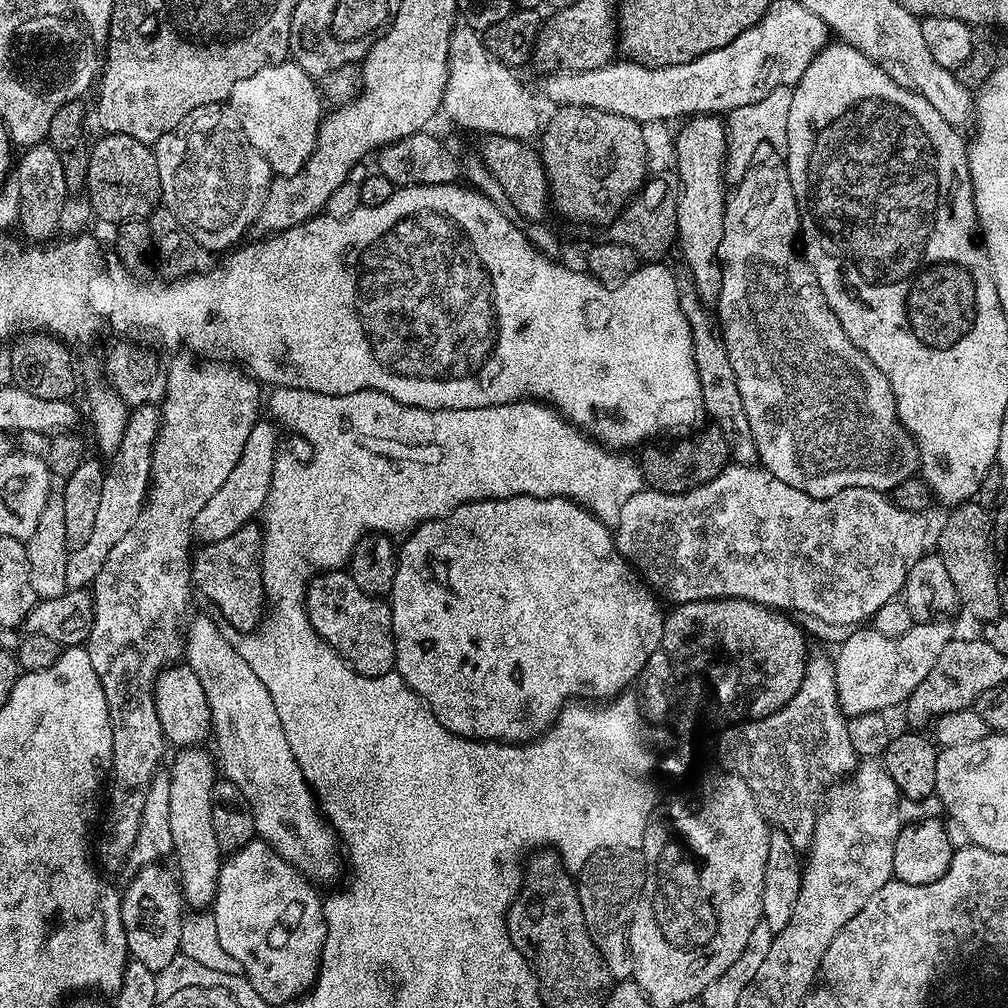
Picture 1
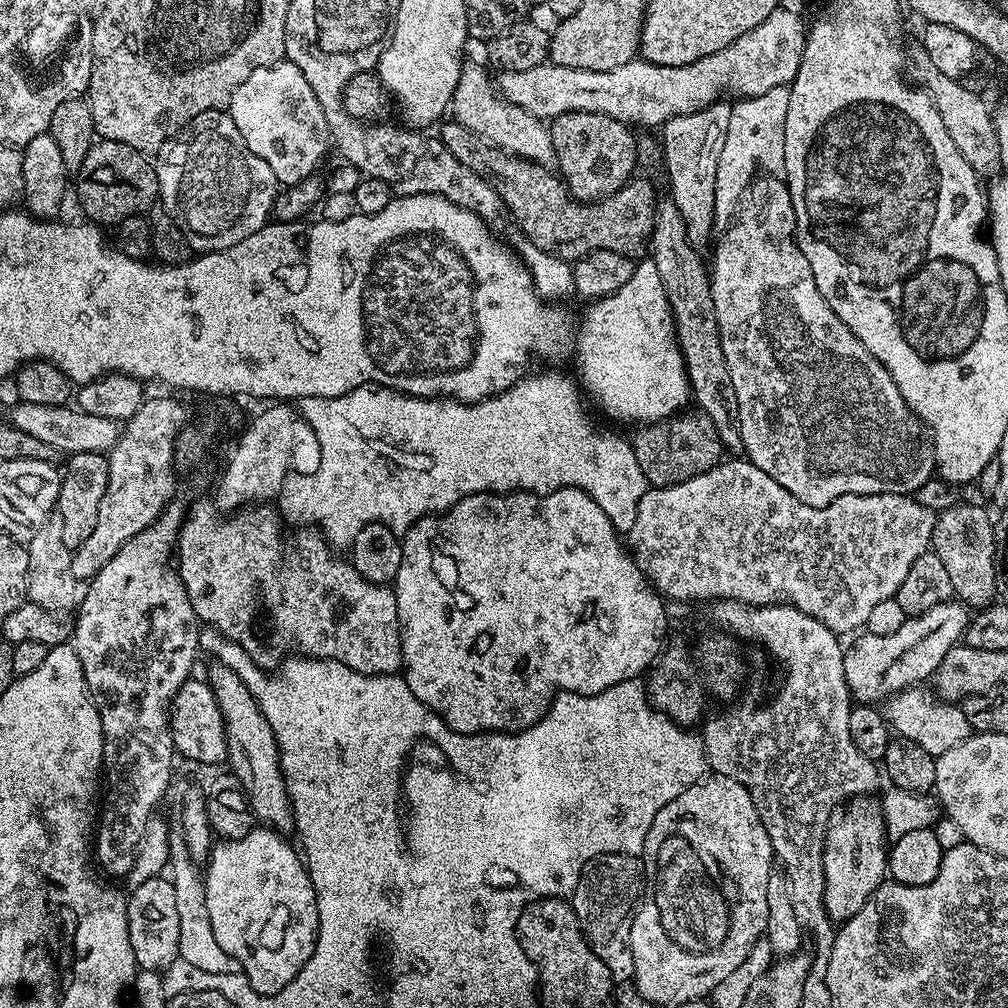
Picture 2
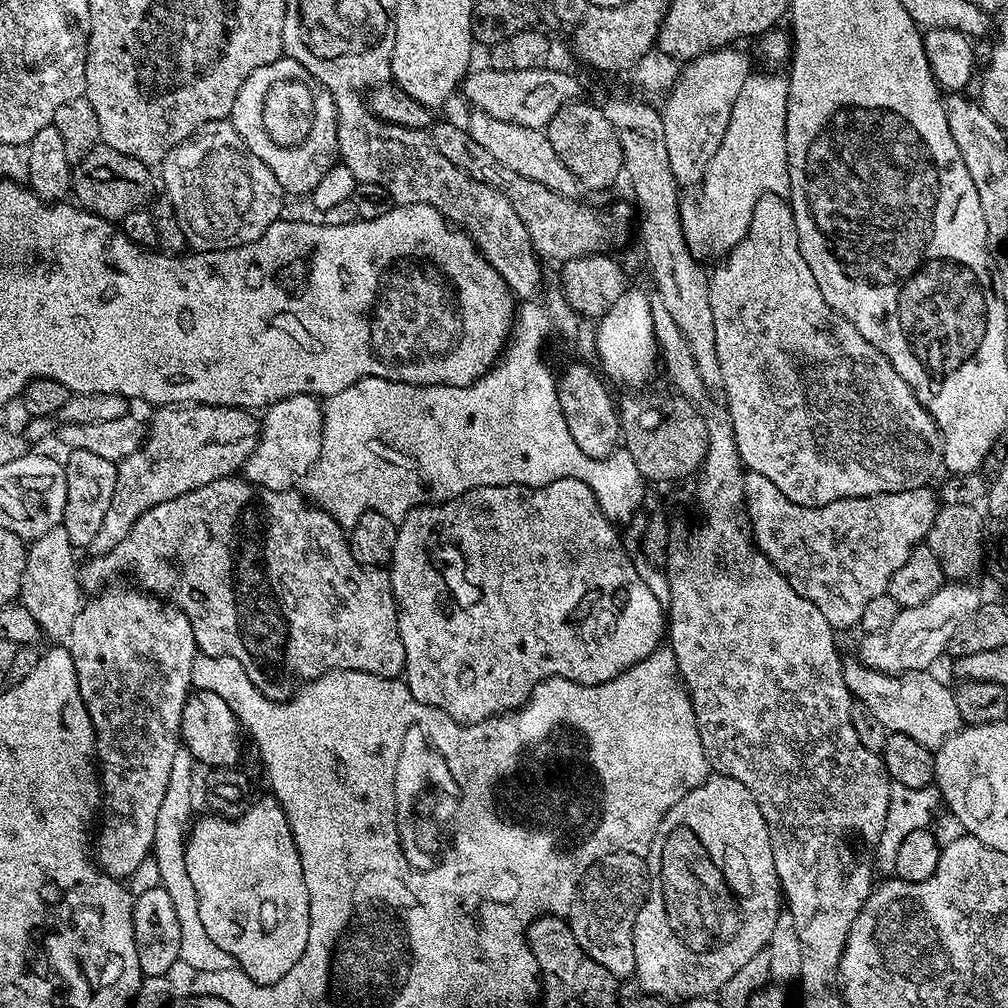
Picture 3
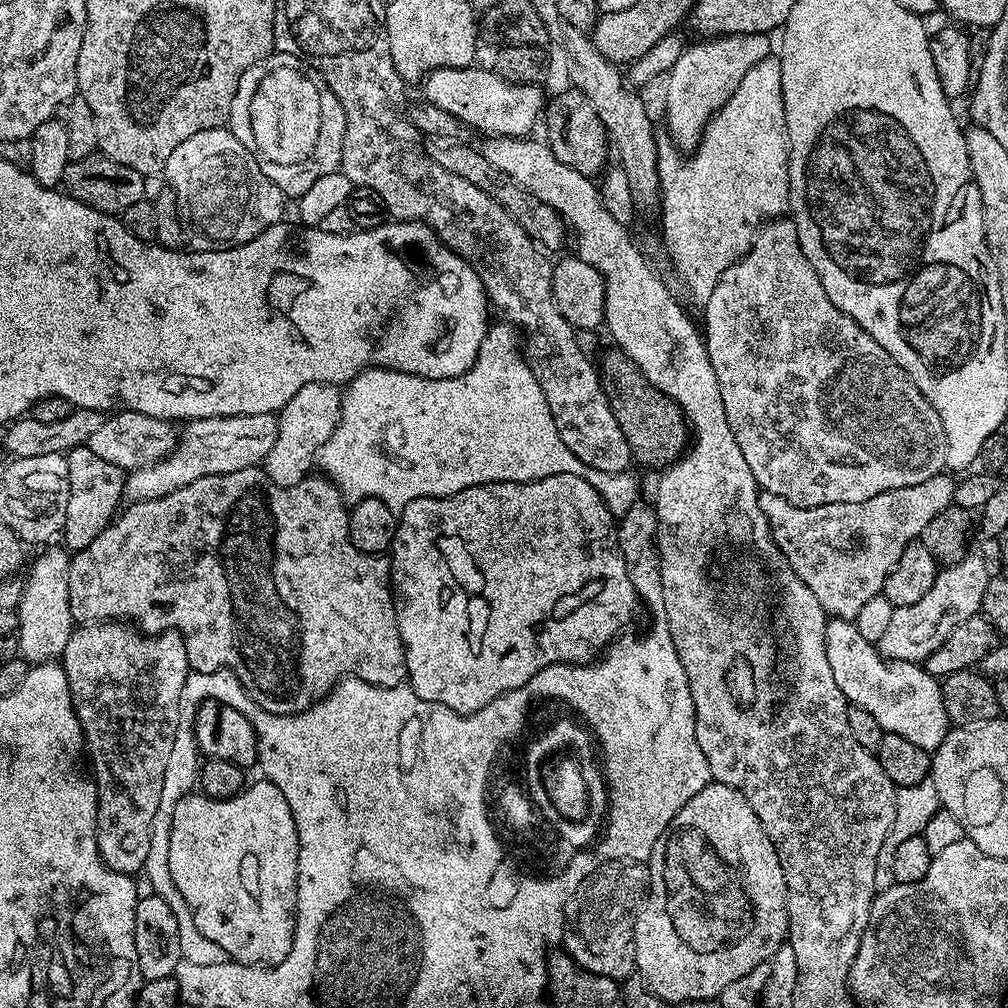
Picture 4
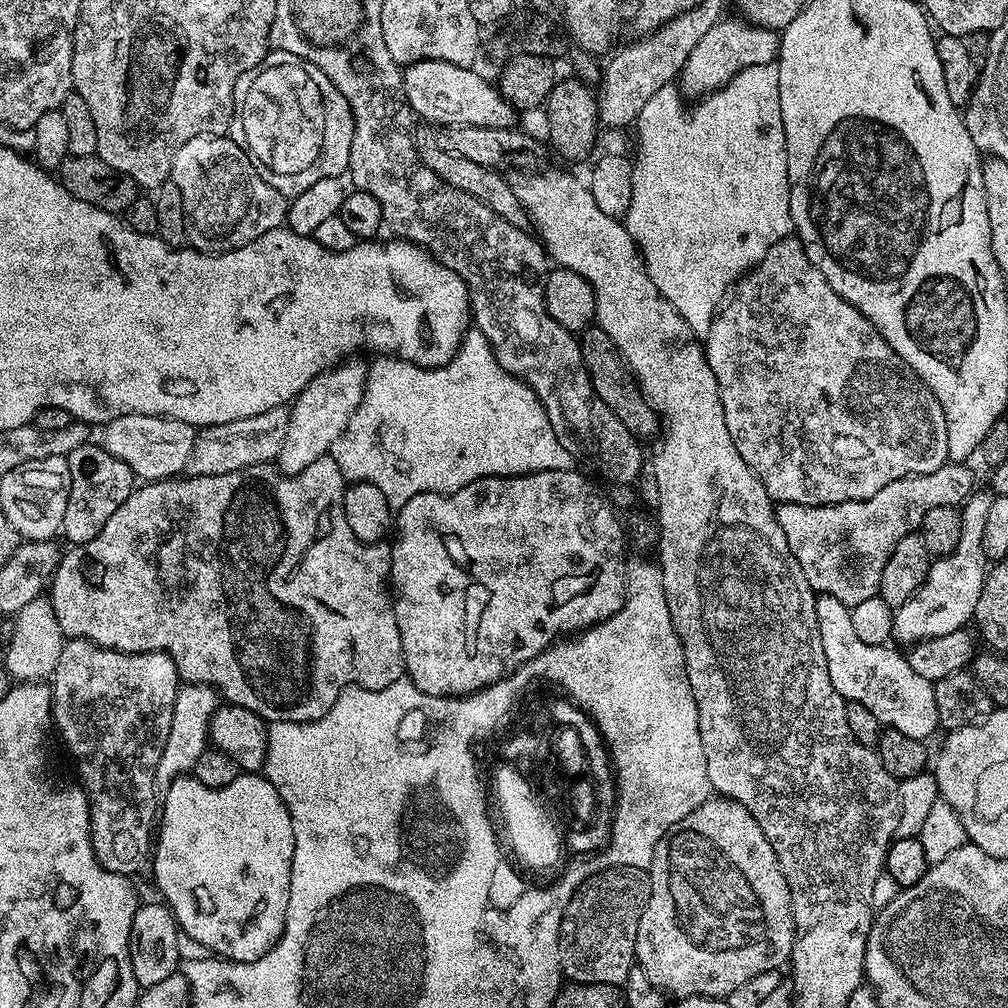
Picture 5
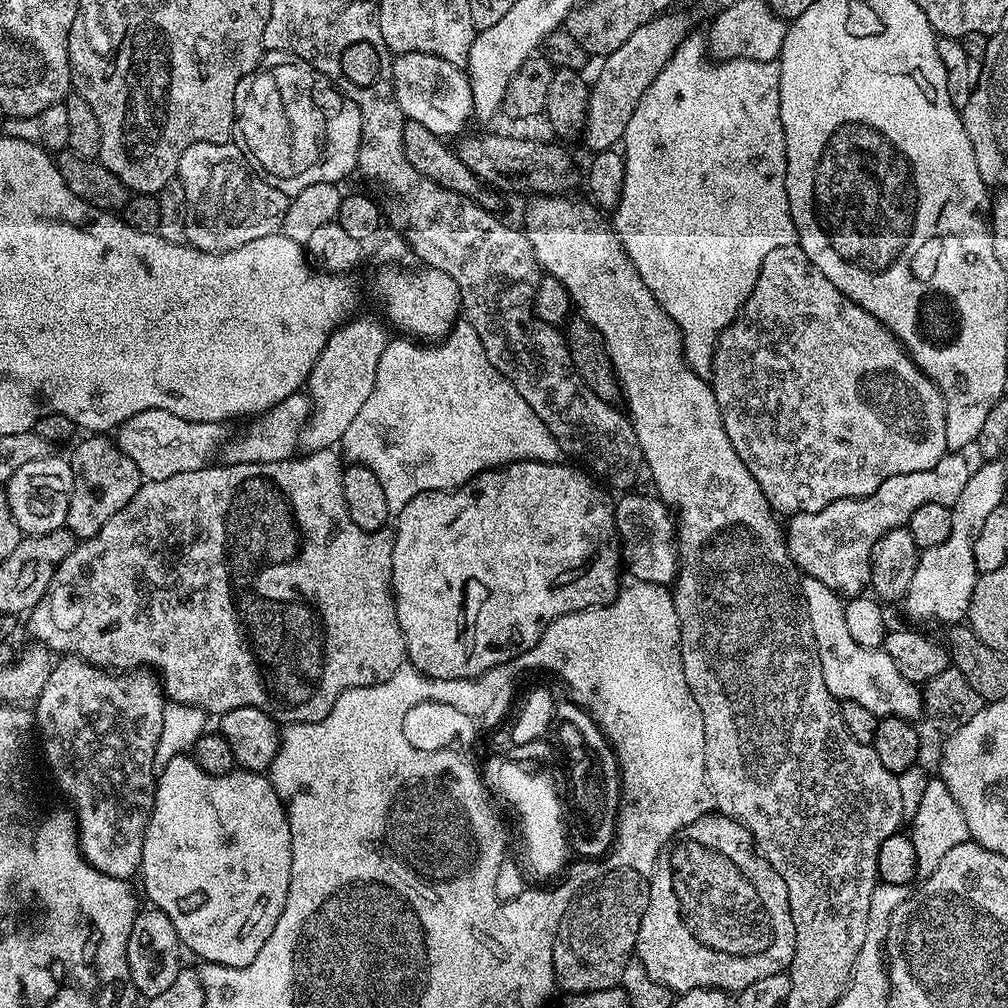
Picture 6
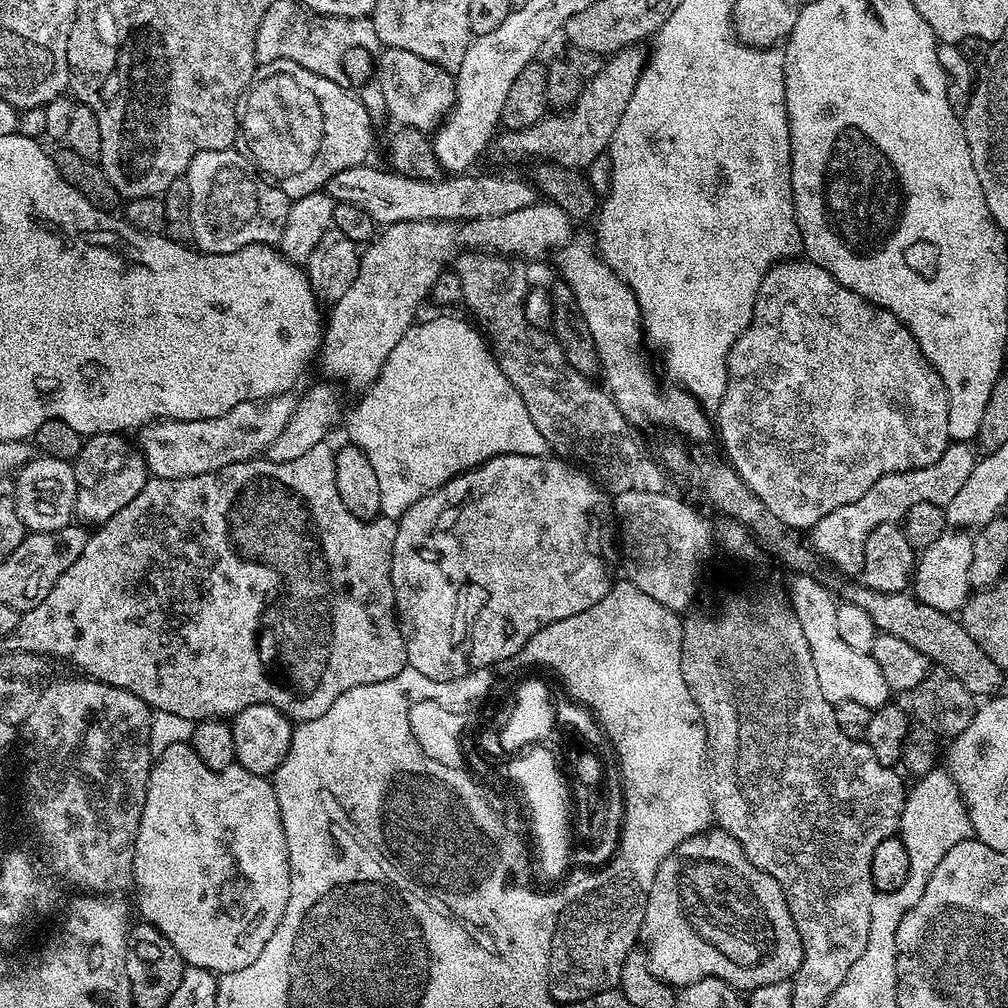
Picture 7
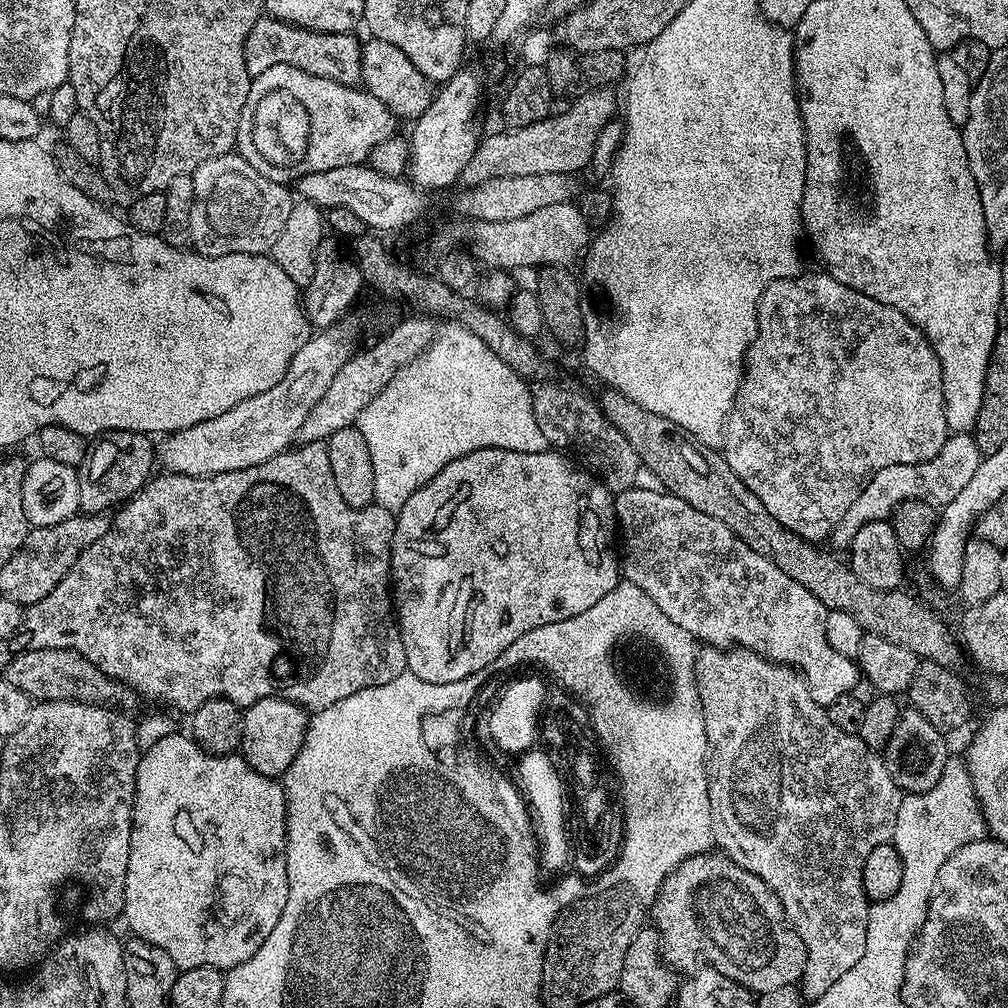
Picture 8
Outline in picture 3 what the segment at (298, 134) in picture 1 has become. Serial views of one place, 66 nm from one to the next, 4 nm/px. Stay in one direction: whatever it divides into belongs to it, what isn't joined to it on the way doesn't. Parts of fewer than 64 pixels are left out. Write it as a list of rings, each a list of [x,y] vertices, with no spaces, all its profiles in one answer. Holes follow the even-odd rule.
[[[242,82],[242,90],[238,90],[238,98],[234,98],[234,110],[230,117],[234,130],[238,130],[238,134],[242,138],[242,142],[251,145],[254,138],[252,136],[260,136],[267,142],[256,142],[251,145],[251,150],[260,150],[256,155],[262,158],[262,162],[266,166],[270,166],[270,170],[274,174],[274,178],[278,178],[278,182],[284,188],[285,193],[296,196],[303,194],[311,194],[315,187],[326,174],[328,169],[334,167],[338,163],[338,130],[336,129],[336,112],[324,112],[322,114],[322,122],[316,124],[314,132],[310,134],[310,138],[306,140],[306,144],[302,148],[292,148],[292,142],[274,142],[278,138],[274,138],[274,134],[270,132],[266,120],[266,116],[262,116],[260,112],[266,114],[266,106],[268,106],[268,98],[270,92],[250,92],[254,86],[254,82]],[[273,144],[284,144],[282,148],[275,148]]]

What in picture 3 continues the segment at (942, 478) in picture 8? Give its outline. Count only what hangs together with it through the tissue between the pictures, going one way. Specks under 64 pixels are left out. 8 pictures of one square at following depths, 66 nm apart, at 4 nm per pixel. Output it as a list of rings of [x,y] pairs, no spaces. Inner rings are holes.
[[[748,472],[744,478],[744,507],[748,509],[752,539],[760,553],[786,577],[798,594],[802,594],[802,598],[814,602],[814,606],[826,614],[826,622],[830,622],[834,630],[841,630],[855,629],[859,625],[862,610],[866,610],[874,598],[887,593],[890,578],[894,578],[894,573],[905,564],[906,558],[910,558],[913,550],[927,541],[930,526],[934,526],[938,496],[931,487],[925,486],[909,492],[855,496],[821,508],[803,508],[790,502],[770,478]]]

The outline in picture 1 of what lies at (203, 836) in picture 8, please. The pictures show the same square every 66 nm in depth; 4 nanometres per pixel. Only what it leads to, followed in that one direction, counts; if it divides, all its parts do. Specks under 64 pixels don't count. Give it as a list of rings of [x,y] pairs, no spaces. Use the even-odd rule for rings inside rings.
[[[259,838],[251,840],[244,848],[239,848],[236,852],[231,853],[220,865],[218,886],[216,887],[216,899],[213,900],[210,909],[214,923],[218,928],[218,942],[222,942],[222,948],[226,950],[232,958],[238,958],[238,962],[242,964],[244,979],[250,982],[253,992],[260,997],[265,1005],[287,1005],[288,1001],[303,996],[316,982],[316,972],[320,969],[320,955],[322,954],[322,946],[326,938],[326,922],[324,921],[324,902],[321,893],[316,893],[312,888],[315,888],[313,881],[302,875],[293,864],[283,860],[269,844],[265,844],[264,841]]]

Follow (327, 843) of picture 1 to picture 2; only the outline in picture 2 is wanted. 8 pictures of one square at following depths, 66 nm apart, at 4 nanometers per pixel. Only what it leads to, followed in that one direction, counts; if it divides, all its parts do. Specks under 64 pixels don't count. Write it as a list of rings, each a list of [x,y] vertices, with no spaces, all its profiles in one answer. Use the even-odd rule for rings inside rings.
[[[216,666],[212,674],[210,683],[214,698],[218,698],[218,710],[222,710],[226,726],[227,767],[238,778],[238,782],[242,782],[242,790],[248,795],[253,817],[261,825],[281,834],[291,833],[294,828],[292,803],[284,777],[280,775],[280,747],[276,744],[274,730],[270,730],[270,722],[266,722],[262,710],[238,674],[223,666]]]

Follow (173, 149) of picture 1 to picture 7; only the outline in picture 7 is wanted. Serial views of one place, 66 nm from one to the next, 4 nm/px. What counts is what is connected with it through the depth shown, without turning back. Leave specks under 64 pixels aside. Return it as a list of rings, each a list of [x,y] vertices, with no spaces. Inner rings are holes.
[[[235,147],[227,148],[226,150],[206,150],[196,155],[190,162],[186,178],[190,182],[190,226],[192,227],[192,244],[199,251],[209,252],[210,254],[230,254],[242,250],[251,244],[267,244],[269,246],[279,245],[280,239],[283,236],[283,226],[286,225],[288,207],[290,205],[290,197],[285,194],[281,188],[275,188],[270,182],[266,182],[256,171],[256,165],[243,151],[236,152]]]

